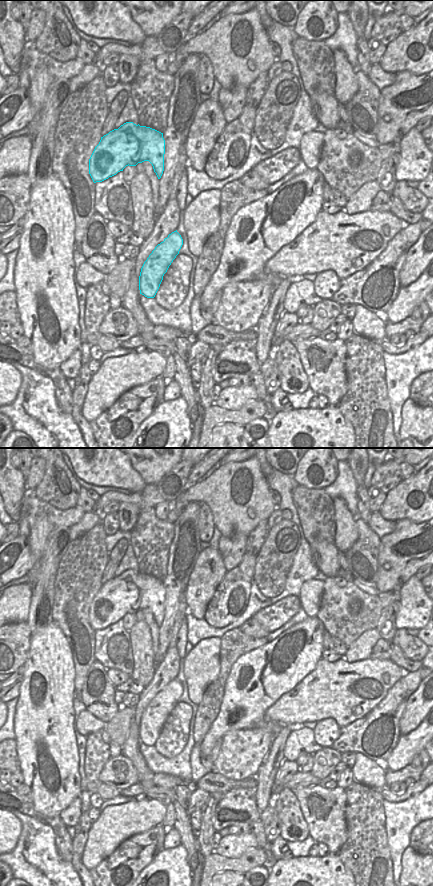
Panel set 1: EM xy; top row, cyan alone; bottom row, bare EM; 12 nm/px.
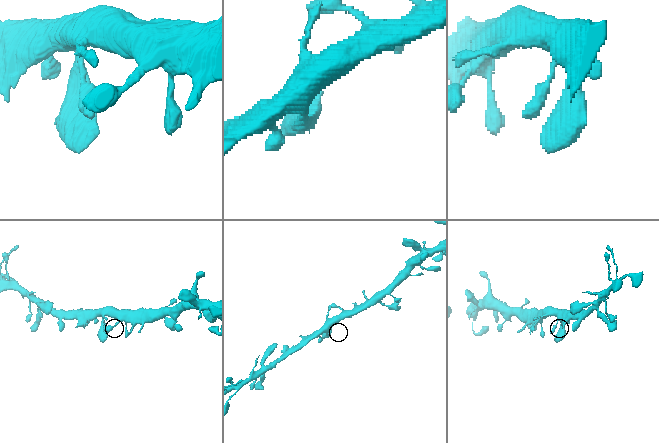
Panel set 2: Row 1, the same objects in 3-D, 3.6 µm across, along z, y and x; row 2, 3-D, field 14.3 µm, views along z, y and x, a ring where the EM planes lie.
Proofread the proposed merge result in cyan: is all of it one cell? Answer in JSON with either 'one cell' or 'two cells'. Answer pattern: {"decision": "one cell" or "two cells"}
{"decision": "one cell"}

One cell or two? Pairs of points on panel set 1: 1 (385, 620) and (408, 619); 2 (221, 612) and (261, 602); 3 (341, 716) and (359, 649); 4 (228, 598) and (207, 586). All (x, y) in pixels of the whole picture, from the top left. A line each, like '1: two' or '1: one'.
1: two
2: two
3: two
4: two

